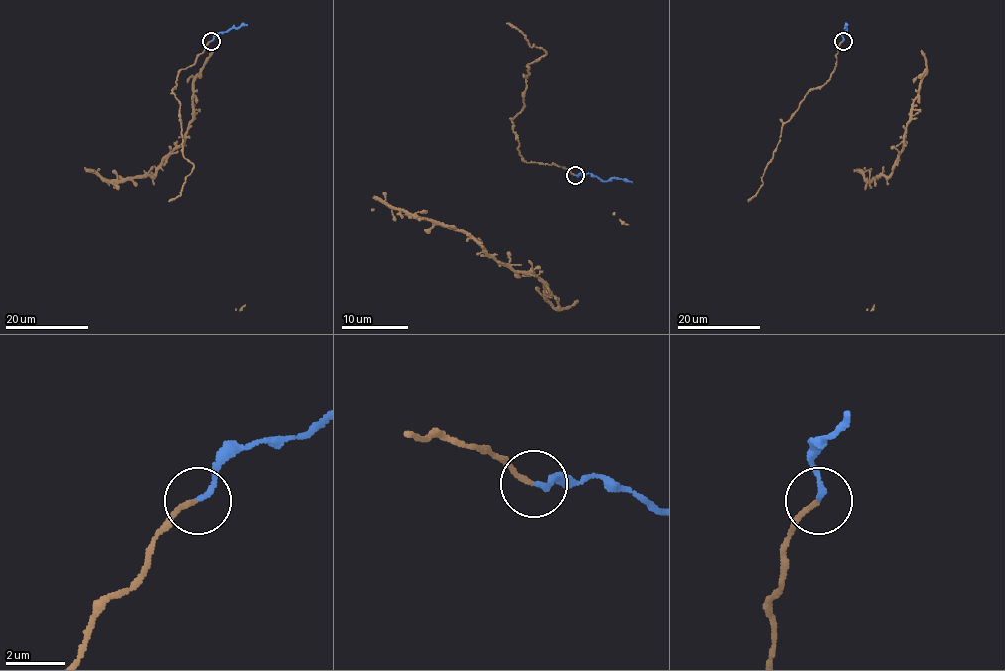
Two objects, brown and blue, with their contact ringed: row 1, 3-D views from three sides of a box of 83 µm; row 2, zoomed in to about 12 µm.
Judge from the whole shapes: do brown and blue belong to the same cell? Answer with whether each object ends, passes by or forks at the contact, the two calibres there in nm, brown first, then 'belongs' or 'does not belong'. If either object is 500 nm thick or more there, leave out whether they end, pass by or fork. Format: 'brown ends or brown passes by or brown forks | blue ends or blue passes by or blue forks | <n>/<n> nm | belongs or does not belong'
brown ends | blue ends | 150/170 nm | belongs

